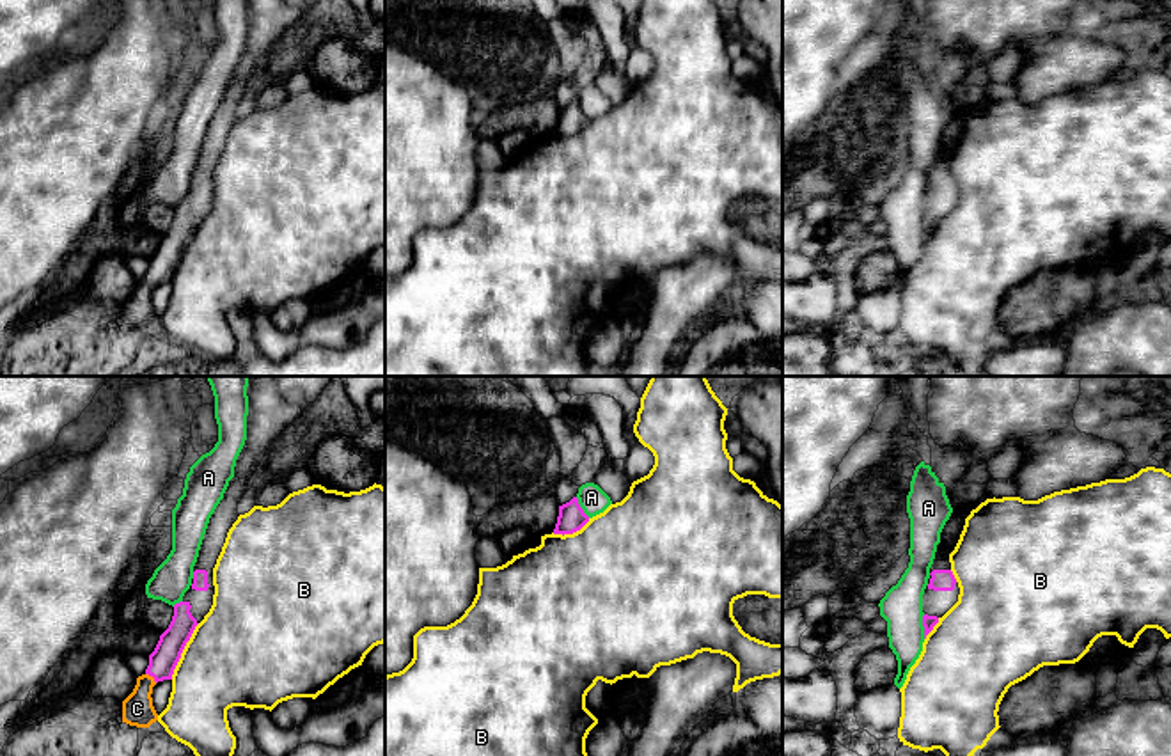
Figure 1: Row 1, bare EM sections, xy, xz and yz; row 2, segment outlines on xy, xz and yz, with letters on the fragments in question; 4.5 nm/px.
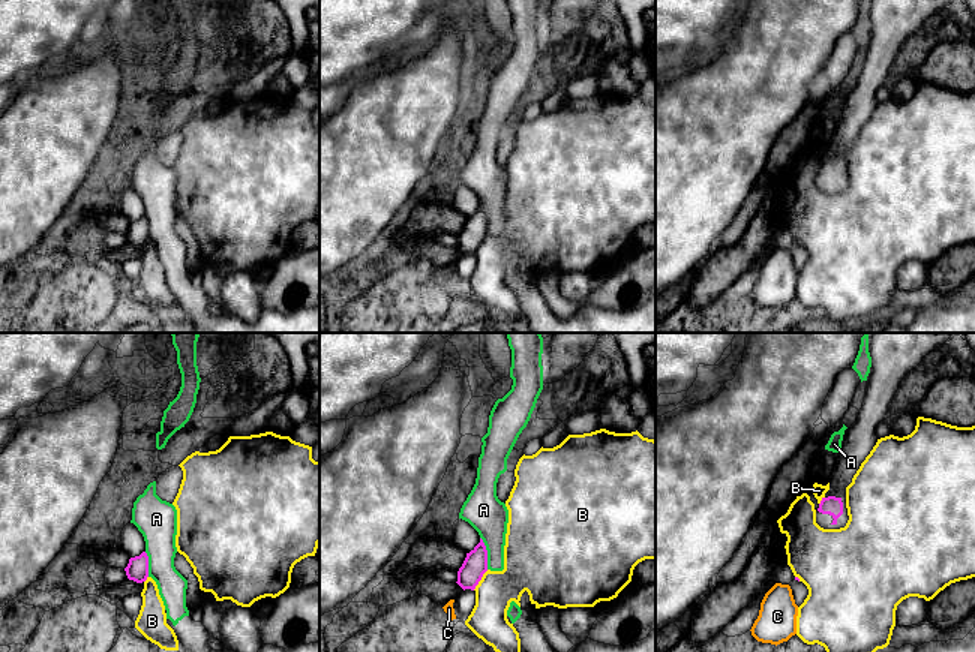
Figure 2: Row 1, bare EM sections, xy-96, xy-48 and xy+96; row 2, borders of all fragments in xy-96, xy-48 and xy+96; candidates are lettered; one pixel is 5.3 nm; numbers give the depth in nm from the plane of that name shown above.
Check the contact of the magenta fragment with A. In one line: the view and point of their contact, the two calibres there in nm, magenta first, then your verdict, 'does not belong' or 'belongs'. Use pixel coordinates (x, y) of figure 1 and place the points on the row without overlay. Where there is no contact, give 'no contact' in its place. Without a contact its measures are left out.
meets magenta in yz at (923, 228); 60 nm thick on the magenta side, 190 nm on the other; does not belong

